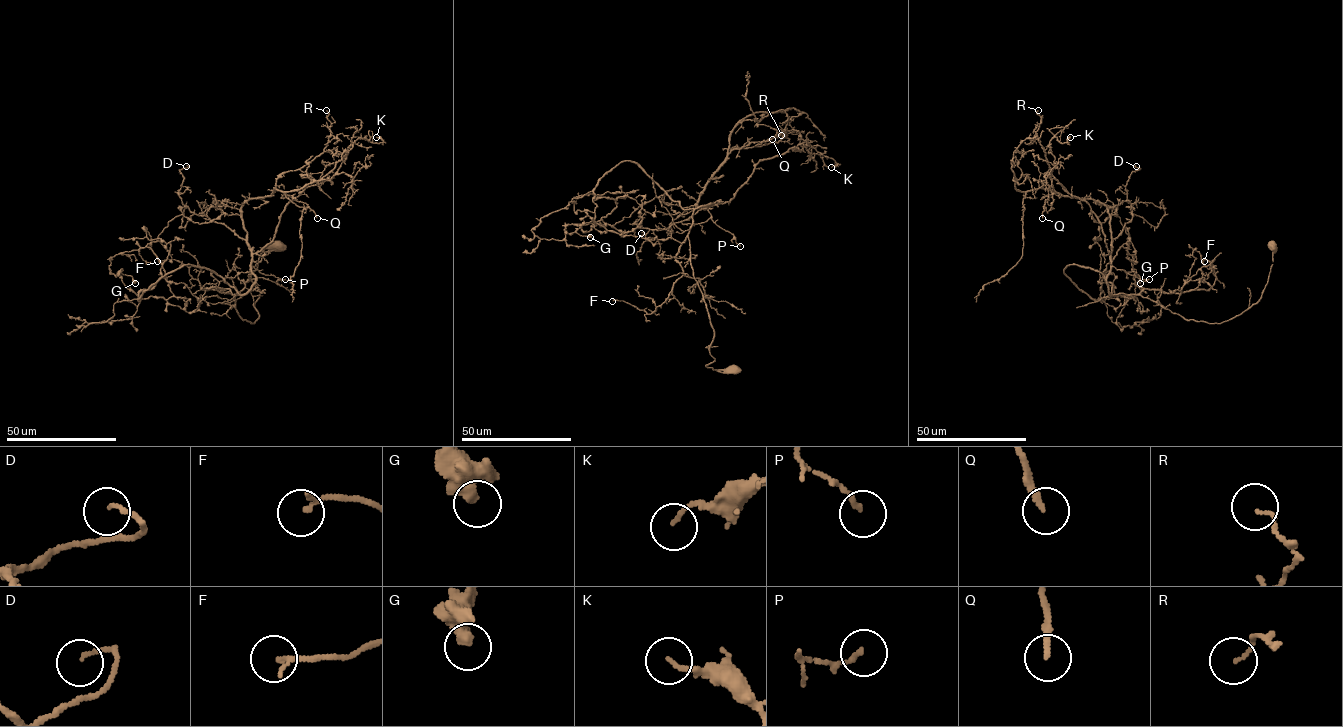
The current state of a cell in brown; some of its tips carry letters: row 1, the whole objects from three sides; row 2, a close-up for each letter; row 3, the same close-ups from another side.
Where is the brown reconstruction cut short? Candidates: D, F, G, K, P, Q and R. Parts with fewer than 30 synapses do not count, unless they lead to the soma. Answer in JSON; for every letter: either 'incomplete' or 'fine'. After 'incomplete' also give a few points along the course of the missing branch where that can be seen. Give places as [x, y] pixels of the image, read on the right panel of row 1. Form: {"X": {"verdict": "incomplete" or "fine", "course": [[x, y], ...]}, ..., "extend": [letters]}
{"D": {"verdict": "fine"}, "F": {"verdict": "fine"}, "G": {"verdict": "fine"}, "K": {"verdict": "fine"}, "P": {"verdict": "fine"}, "Q": {"verdict": "fine"}, "R": {"verdict": "fine"}, "extend": []}

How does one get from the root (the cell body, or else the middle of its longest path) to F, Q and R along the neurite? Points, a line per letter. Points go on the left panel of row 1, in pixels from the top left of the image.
F: (277, 245), (251, 274), (260, 292), (254, 323), (239, 315), (229, 289), (203, 290), (186, 266), (157, 261)
Q: (277, 245), (251, 274), (260, 292), (251, 323), (233, 295), (255, 279), (241, 206), (278, 189), (317, 218)
R: (277, 245), (251, 274), (260, 292), (251, 323), (233, 295), (255, 279), (241, 206), (323, 152), (326, 110)

